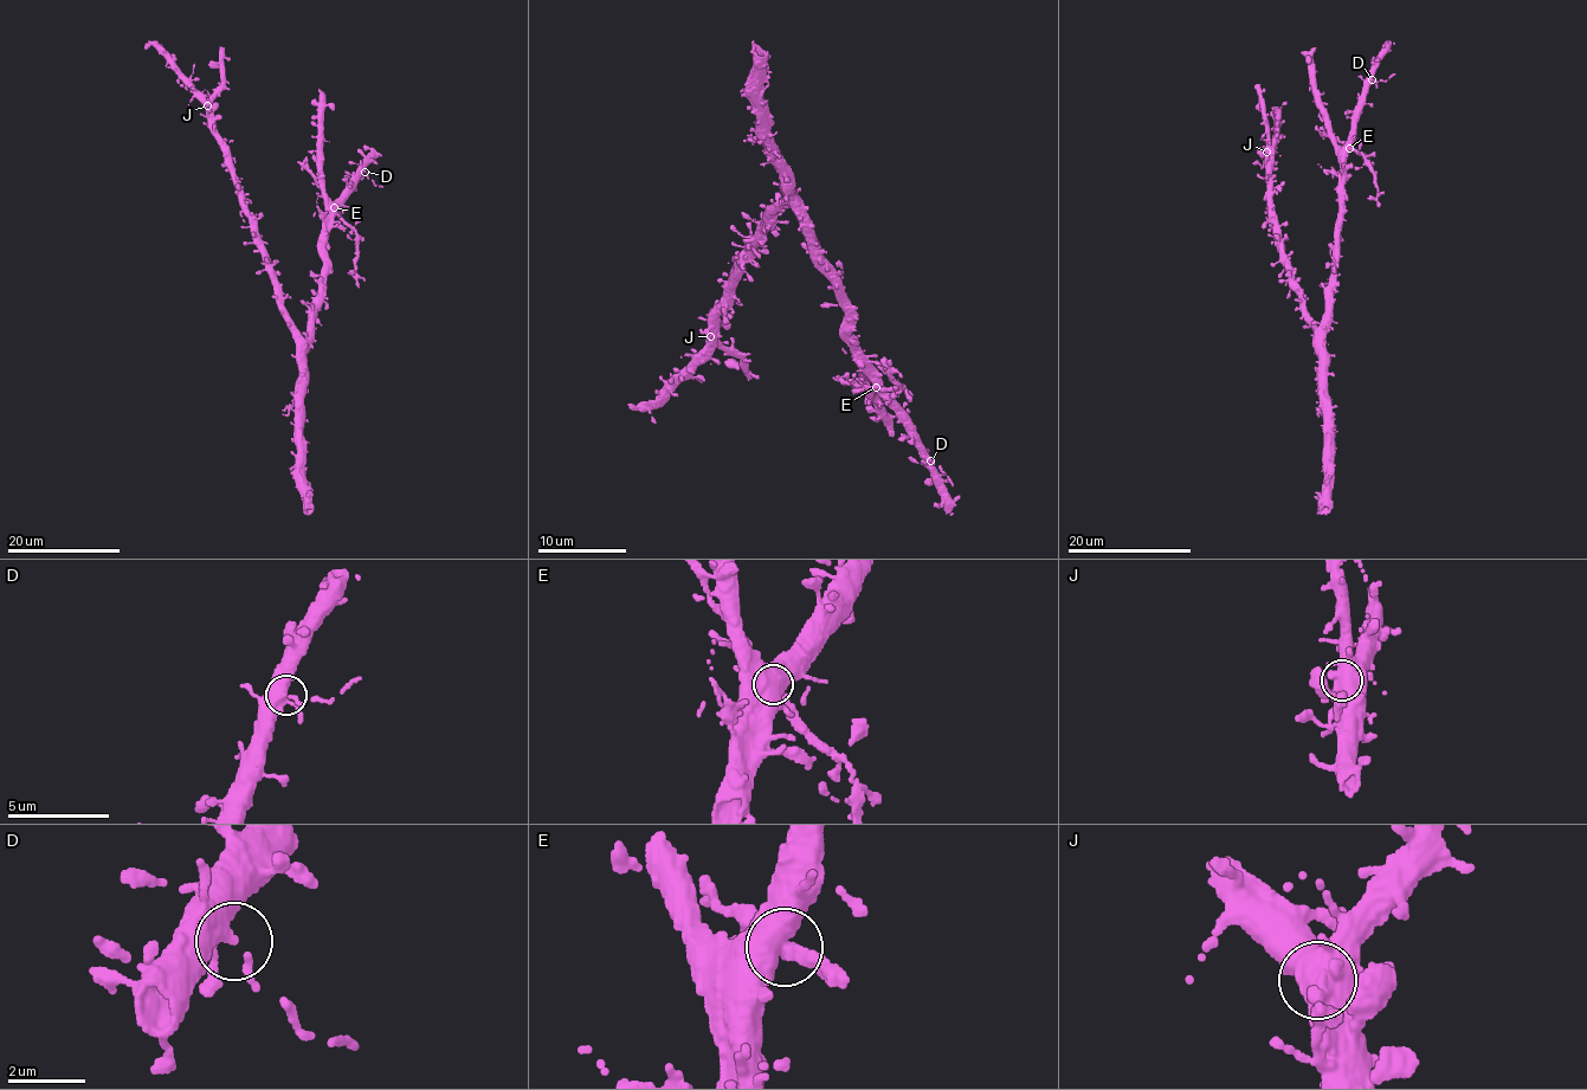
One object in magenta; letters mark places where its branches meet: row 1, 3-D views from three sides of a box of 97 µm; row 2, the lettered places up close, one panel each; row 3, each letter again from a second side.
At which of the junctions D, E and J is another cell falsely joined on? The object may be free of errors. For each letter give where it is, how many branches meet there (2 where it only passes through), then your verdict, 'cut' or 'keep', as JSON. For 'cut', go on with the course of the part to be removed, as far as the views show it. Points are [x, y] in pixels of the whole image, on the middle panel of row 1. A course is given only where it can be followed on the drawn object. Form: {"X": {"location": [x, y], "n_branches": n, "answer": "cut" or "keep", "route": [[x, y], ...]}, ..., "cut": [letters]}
{"D": {"location": [930, 460], "n_branches": 3, "answer": "keep"}, "E": {"location": [876, 387], "n_branches": 3, "answer": "cut", "route": [[875, 387], [888, 391], [901, 388], [900, 381], [896, 384], [889, 378], [891, 361]]}, "J": {"location": [710, 336], "n_branches": 3, "answer": "keep"}, "cut": ["E"]}

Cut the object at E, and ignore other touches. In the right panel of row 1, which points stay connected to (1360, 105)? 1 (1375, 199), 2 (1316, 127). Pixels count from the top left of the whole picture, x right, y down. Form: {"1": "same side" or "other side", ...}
{"1": "other side", "2": "other side"}

